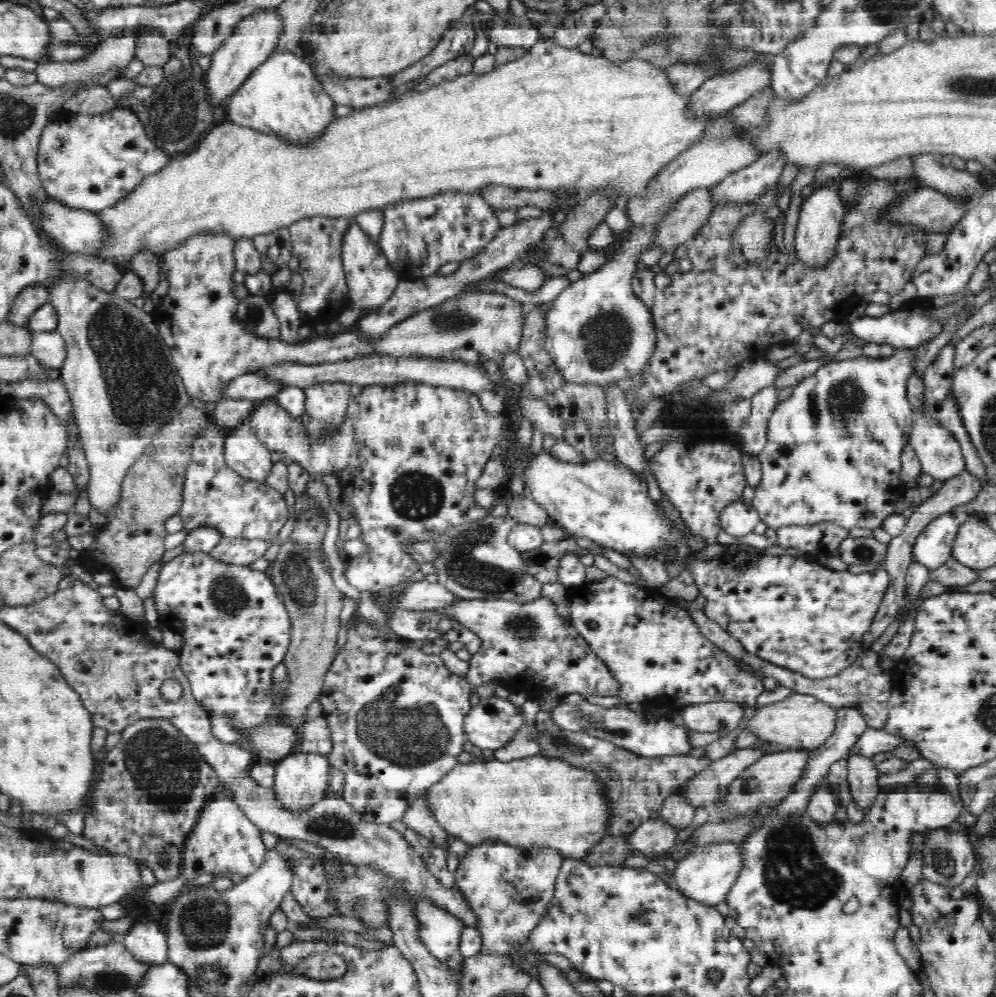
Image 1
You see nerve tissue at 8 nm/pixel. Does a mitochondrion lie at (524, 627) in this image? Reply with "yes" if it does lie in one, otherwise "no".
yes

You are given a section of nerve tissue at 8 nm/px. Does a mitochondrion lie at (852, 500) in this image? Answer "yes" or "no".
no

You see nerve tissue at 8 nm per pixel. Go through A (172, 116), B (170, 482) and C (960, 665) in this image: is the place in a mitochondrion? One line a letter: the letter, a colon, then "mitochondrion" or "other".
A: mitochondrion
B: other
C: other

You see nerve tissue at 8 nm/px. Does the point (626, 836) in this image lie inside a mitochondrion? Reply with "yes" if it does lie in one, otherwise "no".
no

